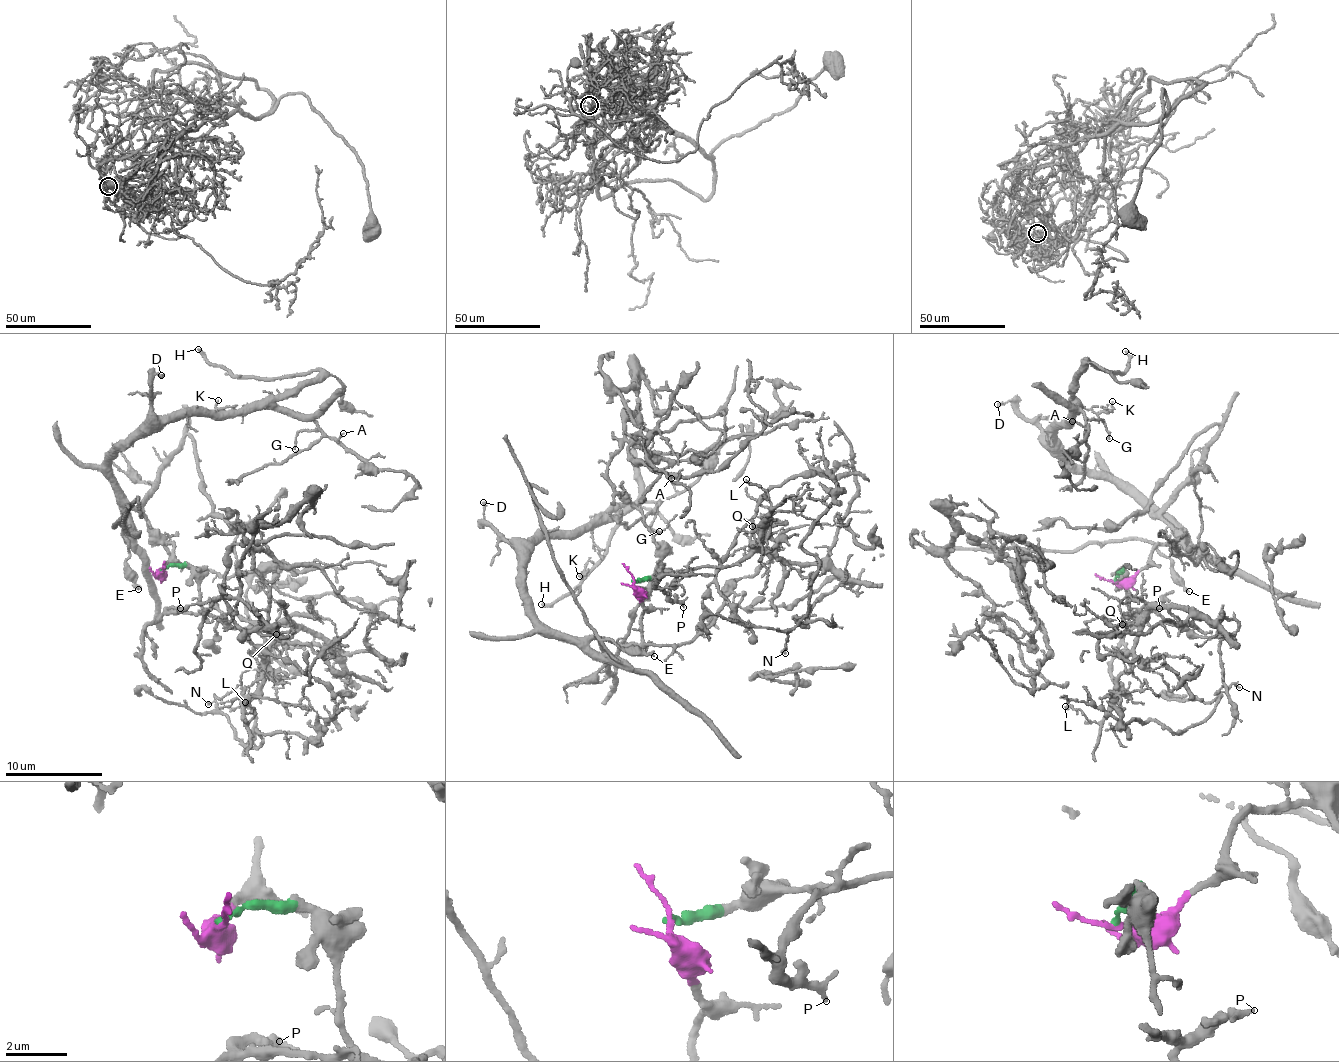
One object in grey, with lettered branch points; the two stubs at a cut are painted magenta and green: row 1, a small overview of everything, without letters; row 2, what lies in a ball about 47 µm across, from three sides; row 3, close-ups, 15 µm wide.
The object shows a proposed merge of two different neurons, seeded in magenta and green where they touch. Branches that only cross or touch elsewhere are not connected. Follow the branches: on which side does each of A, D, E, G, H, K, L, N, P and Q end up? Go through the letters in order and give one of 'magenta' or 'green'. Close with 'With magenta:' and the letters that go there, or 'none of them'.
A: magenta
D: magenta
E: magenta
G: magenta
H: magenta
K: magenta
L: green
N: green
P: green
Q: green
With magenta: A, D, E, G, H, K

